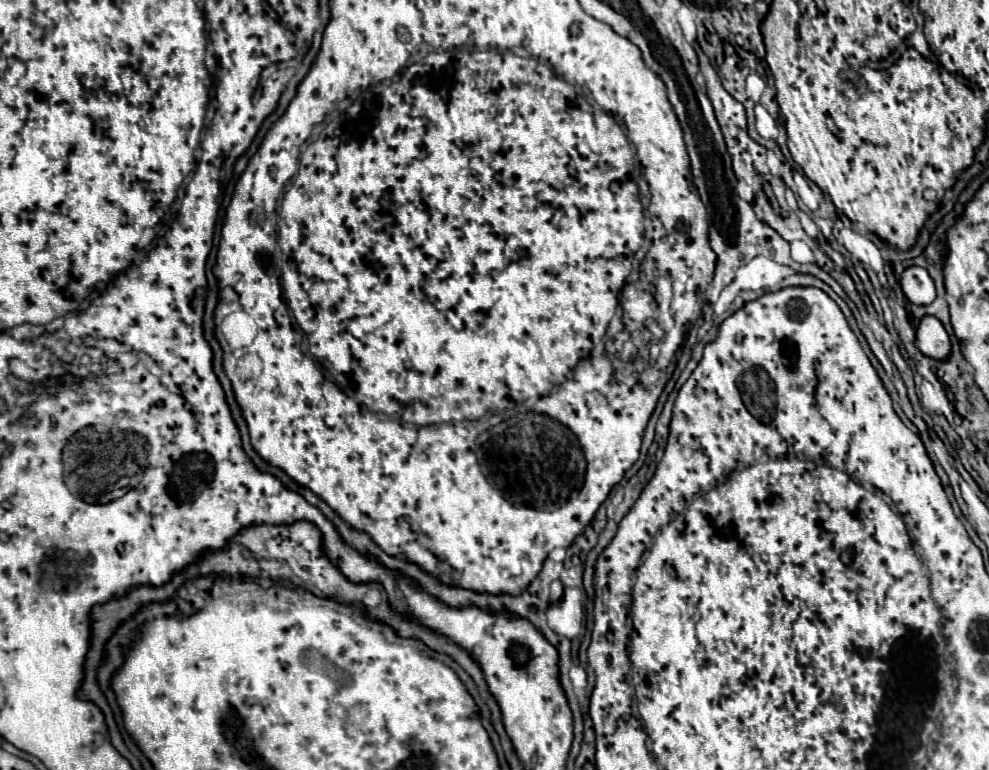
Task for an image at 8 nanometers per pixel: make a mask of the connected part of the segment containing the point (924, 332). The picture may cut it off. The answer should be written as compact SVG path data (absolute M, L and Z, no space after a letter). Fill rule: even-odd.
M924 315L920 319L920 325L916 327L914 345L920 353L924 353L926 357L932 357L936 361L946 361L946 357L950 355L950 349L952 349L944 325L932 315Z

